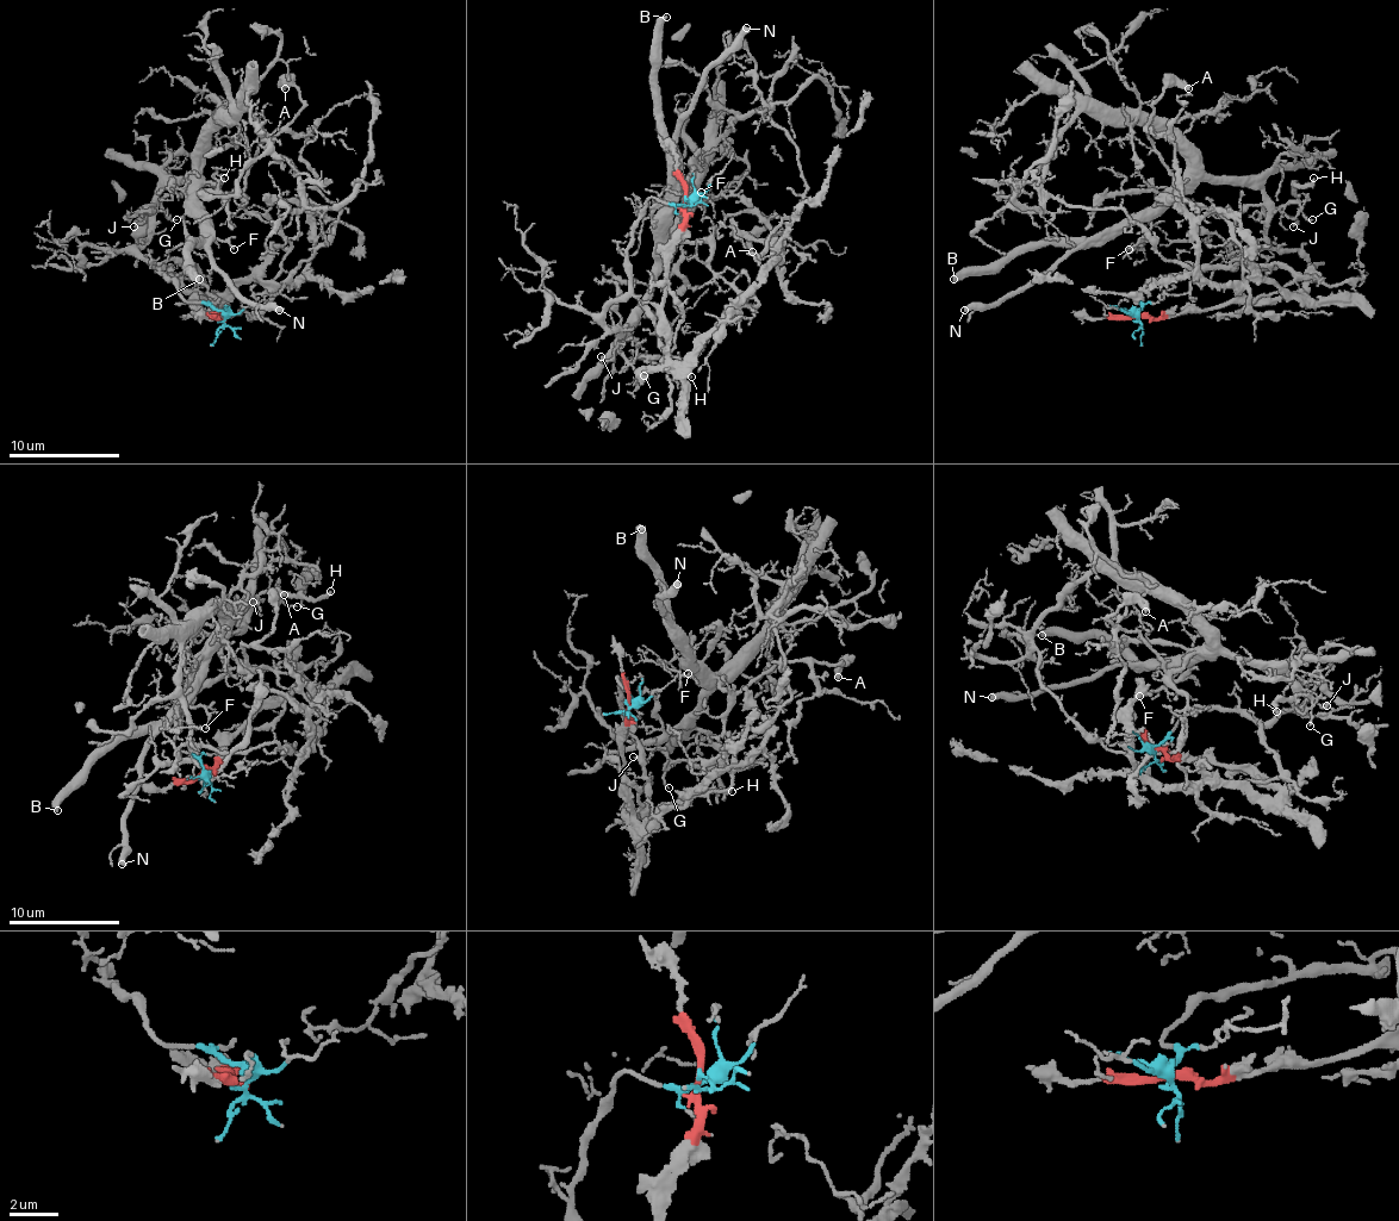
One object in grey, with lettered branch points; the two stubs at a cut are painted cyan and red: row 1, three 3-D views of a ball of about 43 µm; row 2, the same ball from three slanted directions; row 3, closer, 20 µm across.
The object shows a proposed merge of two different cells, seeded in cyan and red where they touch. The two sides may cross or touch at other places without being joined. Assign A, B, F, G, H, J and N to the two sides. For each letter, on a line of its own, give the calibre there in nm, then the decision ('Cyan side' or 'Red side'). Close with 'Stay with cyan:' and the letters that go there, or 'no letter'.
A: Thickness 440 nm. Cyan side
B: Thickness 480 nm. Cyan side
F: Thickness 100 nm. Cyan side
G: Thickness 130 nm. Cyan side
H: Thickness 280 nm. Cyan side
J: Thickness 120 nm. Cyan side
N: Thickness 460 nm. Cyan side
Stay with cyan: A, B, F, G, H, J, N

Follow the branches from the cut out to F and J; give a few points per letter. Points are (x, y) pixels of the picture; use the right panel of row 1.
F: (1136, 318), (1136, 299), (1155, 280), (1227, 268), (1266, 243), (1266, 197), (1188, 182), (1127, 249)
J: (1136, 318), (1136, 299), (1155, 280), (1227, 268), (1266, 243), (1278, 211), (1293, 228)

